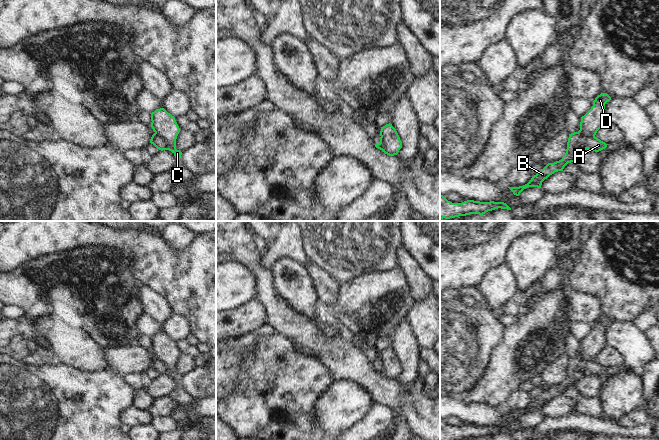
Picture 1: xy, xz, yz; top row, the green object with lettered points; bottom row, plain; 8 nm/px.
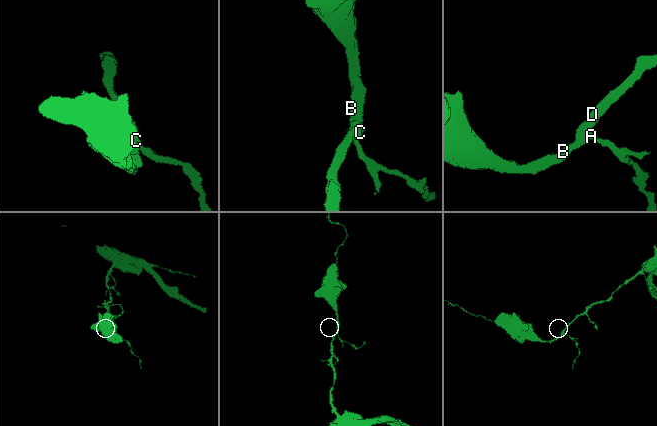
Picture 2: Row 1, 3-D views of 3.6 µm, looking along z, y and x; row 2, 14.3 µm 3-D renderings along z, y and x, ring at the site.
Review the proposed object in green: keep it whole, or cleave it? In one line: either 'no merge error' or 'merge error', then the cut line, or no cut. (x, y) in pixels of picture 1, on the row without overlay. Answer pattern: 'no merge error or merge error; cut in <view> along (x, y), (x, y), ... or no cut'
merge error; cut in yz along (594, 360), (586, 362), (586, 372)

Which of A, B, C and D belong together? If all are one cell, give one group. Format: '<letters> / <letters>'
A / B C D

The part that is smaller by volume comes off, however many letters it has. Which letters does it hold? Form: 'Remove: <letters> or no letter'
Remove: A

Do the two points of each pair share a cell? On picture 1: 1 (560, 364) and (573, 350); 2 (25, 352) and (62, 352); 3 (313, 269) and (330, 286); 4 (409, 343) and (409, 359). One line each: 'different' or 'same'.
1: different
2: same
3: same
4: same

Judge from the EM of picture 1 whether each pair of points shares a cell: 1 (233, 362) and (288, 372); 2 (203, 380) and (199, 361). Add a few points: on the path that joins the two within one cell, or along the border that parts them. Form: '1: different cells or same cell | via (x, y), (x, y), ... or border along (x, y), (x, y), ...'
1: different cells | border along (250, 350), (250, 353), (242, 360), (232, 385)
2: different cells | border along (204, 364), (196, 367)

